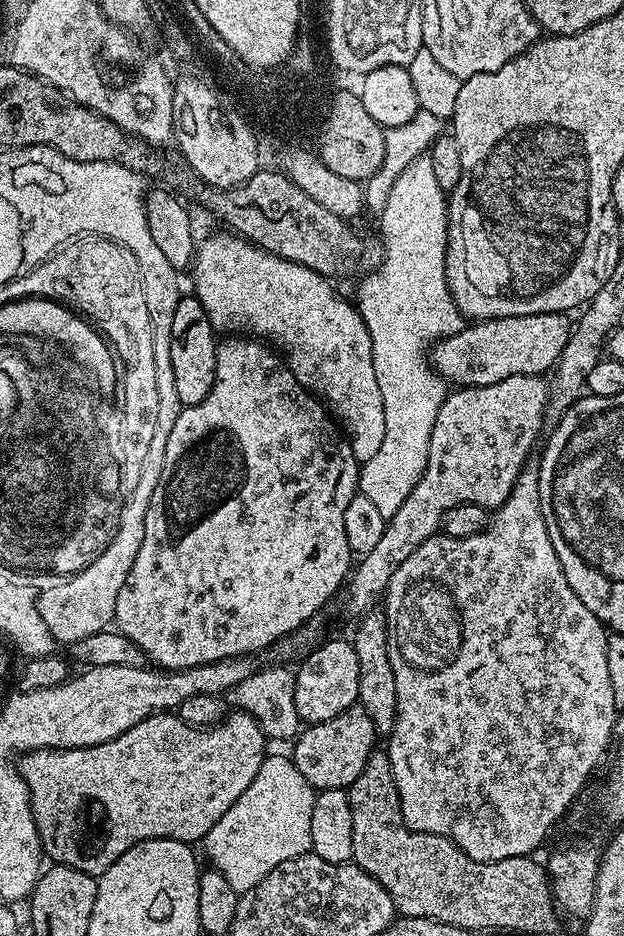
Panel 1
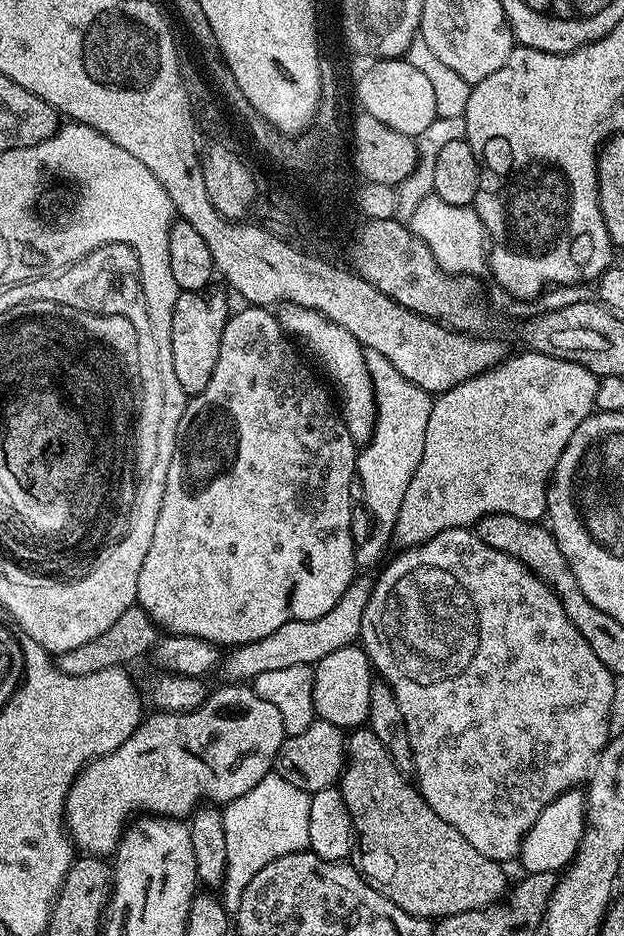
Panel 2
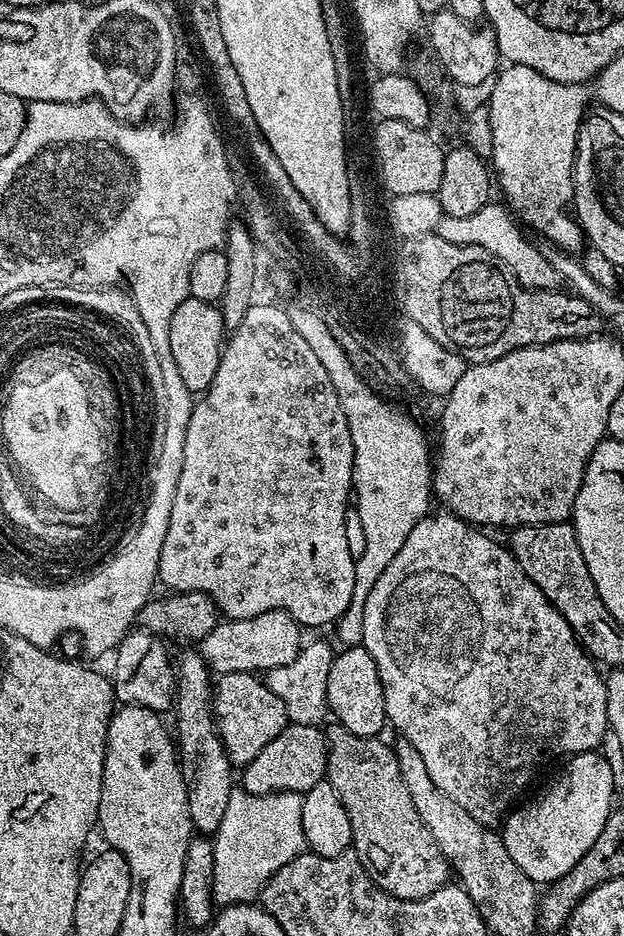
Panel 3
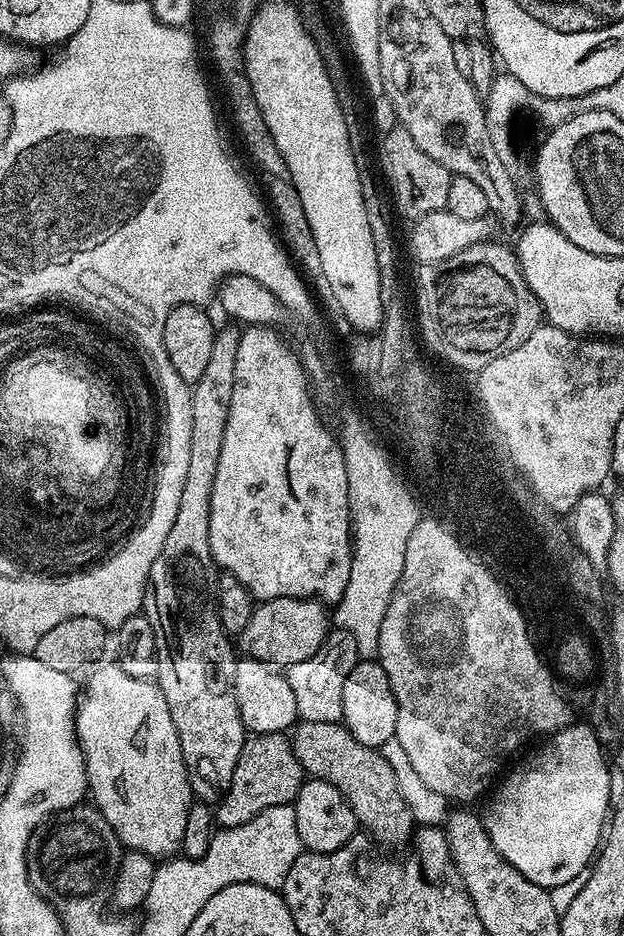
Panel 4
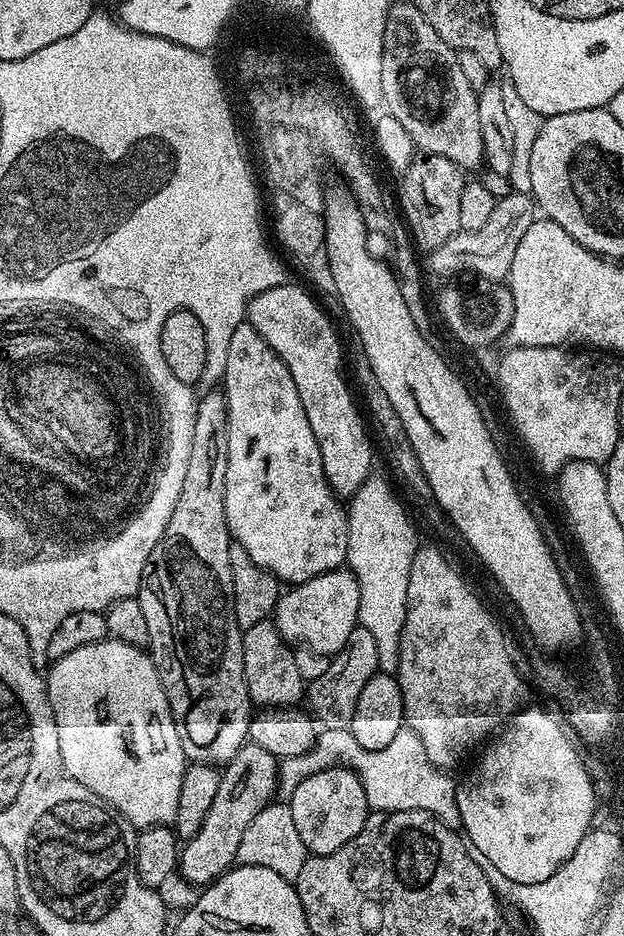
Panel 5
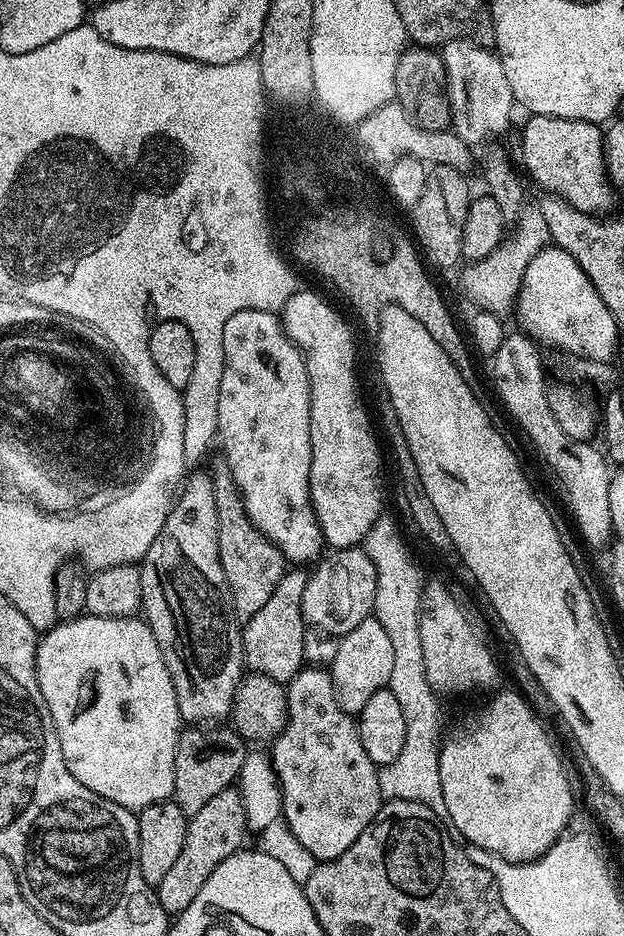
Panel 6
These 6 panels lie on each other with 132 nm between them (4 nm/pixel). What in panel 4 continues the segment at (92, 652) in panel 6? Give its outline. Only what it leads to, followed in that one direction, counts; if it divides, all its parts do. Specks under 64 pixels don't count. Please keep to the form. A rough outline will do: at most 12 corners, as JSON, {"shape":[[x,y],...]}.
{"shape":[[87,673],[76,736],[125,849],[180,852],[194,803],[160,685]]}

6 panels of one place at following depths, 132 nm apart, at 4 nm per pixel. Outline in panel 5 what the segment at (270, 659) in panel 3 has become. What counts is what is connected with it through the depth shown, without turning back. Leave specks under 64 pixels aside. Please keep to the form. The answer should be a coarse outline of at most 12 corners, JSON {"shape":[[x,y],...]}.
{"shape":[[341,566],[293,584],[274,623],[331,658],[358,627],[358,578]]}

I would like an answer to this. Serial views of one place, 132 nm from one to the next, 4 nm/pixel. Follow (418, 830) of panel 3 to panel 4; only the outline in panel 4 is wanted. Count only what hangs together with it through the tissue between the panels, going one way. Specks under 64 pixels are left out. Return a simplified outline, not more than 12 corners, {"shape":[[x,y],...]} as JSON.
{"shape":[[300,720],[294,758],[346,798],[377,845],[413,839],[383,751],[343,723]]}

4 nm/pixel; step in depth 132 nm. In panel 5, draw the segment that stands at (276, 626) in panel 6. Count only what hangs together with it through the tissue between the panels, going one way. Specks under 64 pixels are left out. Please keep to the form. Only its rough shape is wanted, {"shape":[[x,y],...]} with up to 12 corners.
{"shape":[[271,619],[243,629],[248,697],[291,708],[306,676]]}

